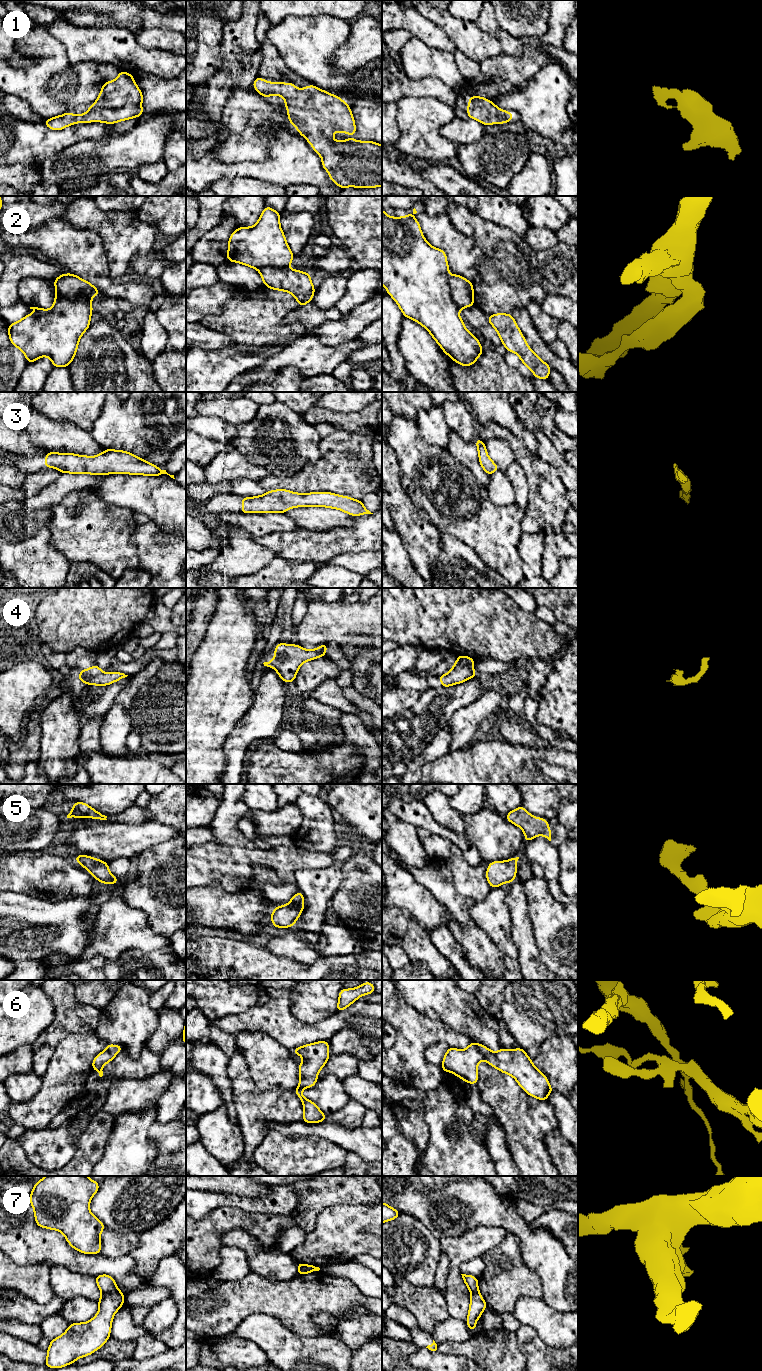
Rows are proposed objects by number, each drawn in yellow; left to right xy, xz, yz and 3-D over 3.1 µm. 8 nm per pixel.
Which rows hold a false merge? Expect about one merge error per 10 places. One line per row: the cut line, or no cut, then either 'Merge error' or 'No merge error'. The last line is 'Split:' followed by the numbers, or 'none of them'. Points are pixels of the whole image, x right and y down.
1: No split. No merge error
2: Split along xy (57, 290), (69, 299), (78, 299), (82, 295), (91, 299). Merge error
3: No split. No merge error
4: No split. No merge error
5: No split. No merge error
6: No split. No merge error
7: Split along xy (118, 1290), (102, 1293). Merge error
Split: 2, 7

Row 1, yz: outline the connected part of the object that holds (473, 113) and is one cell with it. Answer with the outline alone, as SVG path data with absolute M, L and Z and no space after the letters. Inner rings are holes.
M472 96L468 100L467 114L469 118L476 119L483 125L511 122L511 119L514 117L509 111L498 108L486 98Z

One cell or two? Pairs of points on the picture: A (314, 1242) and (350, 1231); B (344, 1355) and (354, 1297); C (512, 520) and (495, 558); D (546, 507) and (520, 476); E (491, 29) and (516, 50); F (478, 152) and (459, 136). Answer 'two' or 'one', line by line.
A: one
B: two
C: one
D: two
E: one
F: two

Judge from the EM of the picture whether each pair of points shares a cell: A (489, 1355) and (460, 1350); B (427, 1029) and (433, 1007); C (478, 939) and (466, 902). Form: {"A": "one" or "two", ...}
{"A": "one", "B": "two", "C": "one"}

